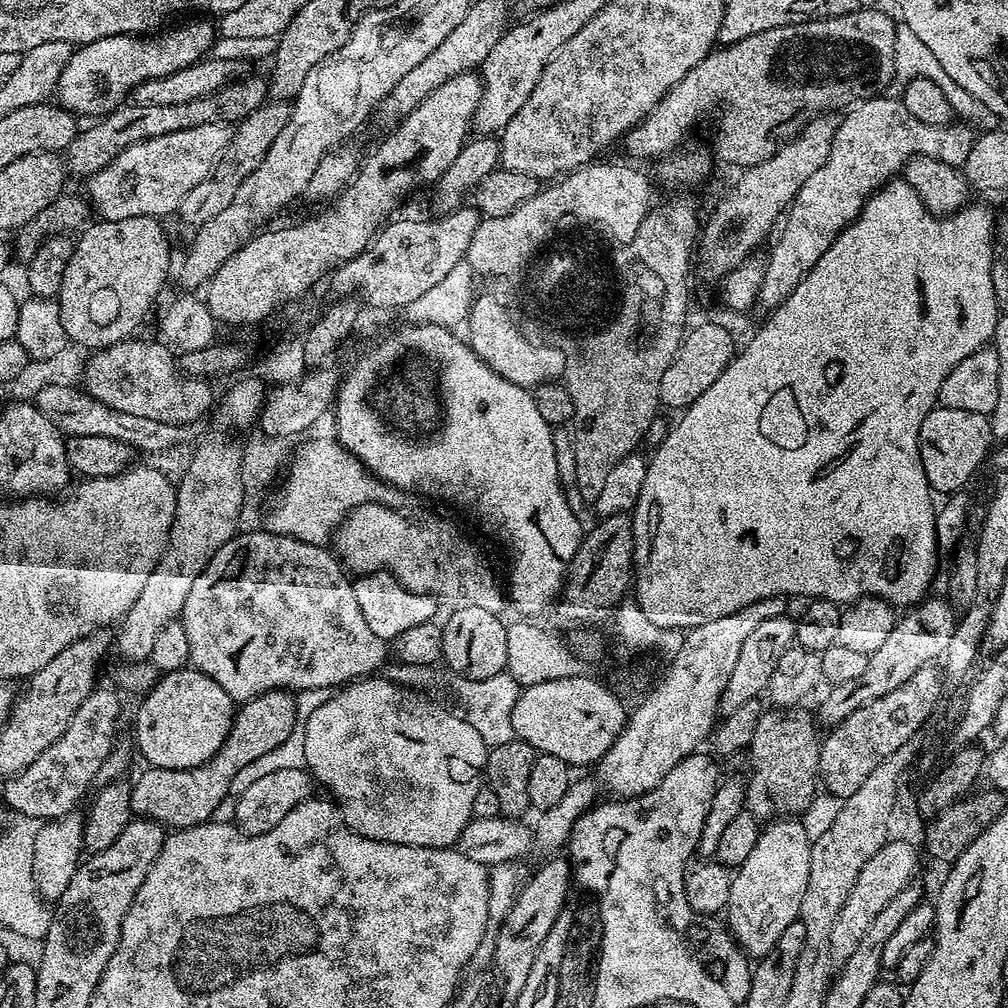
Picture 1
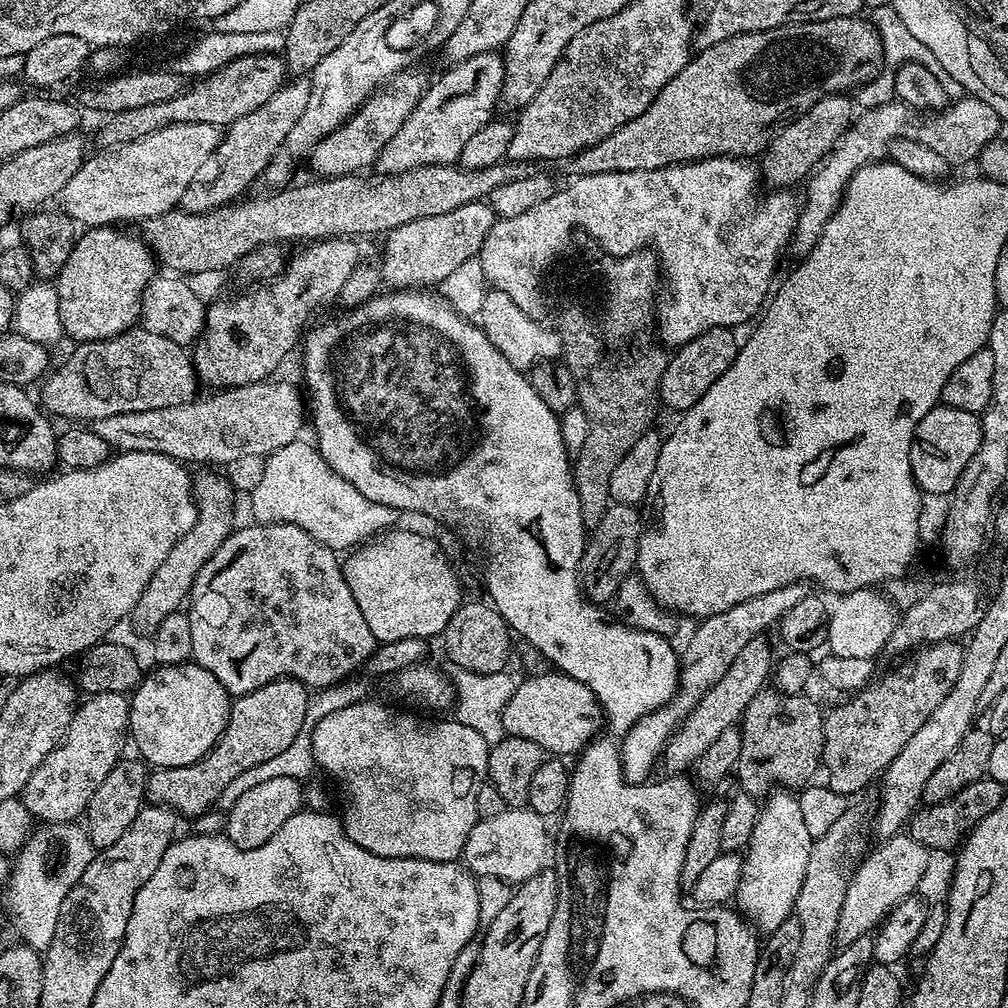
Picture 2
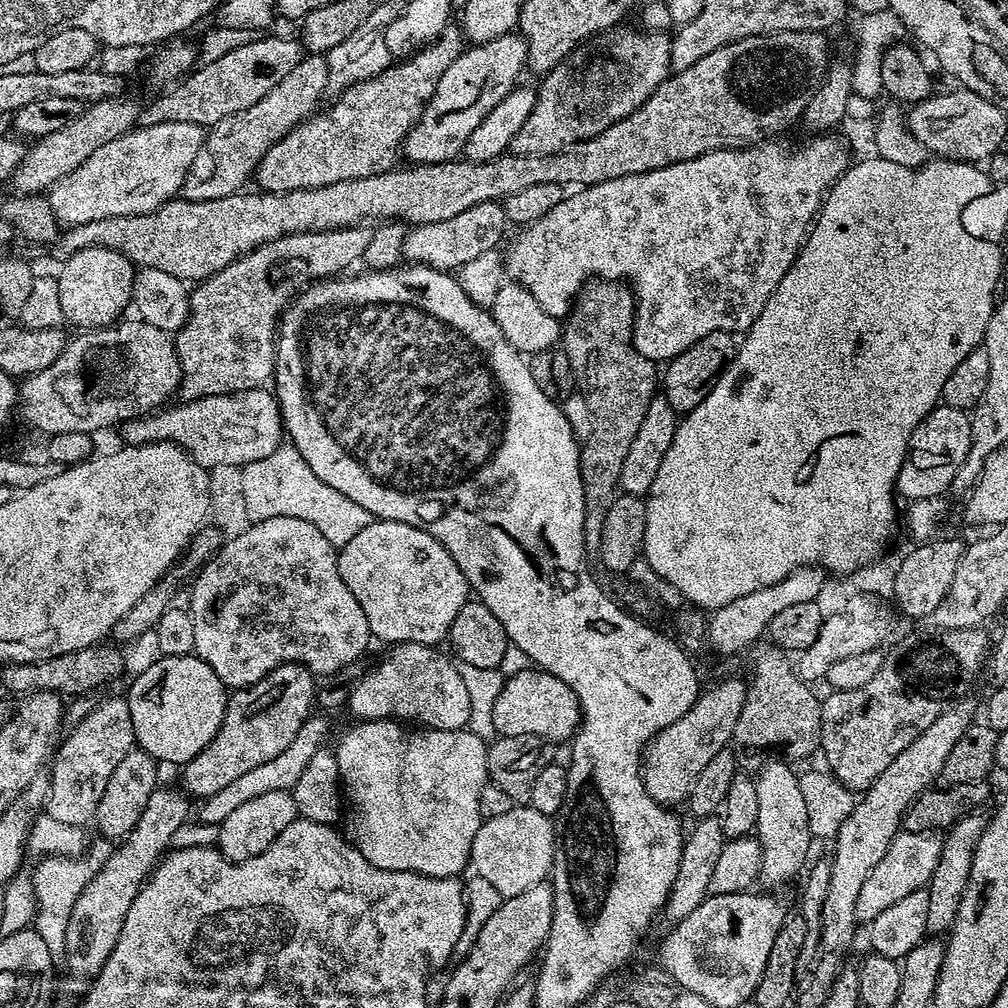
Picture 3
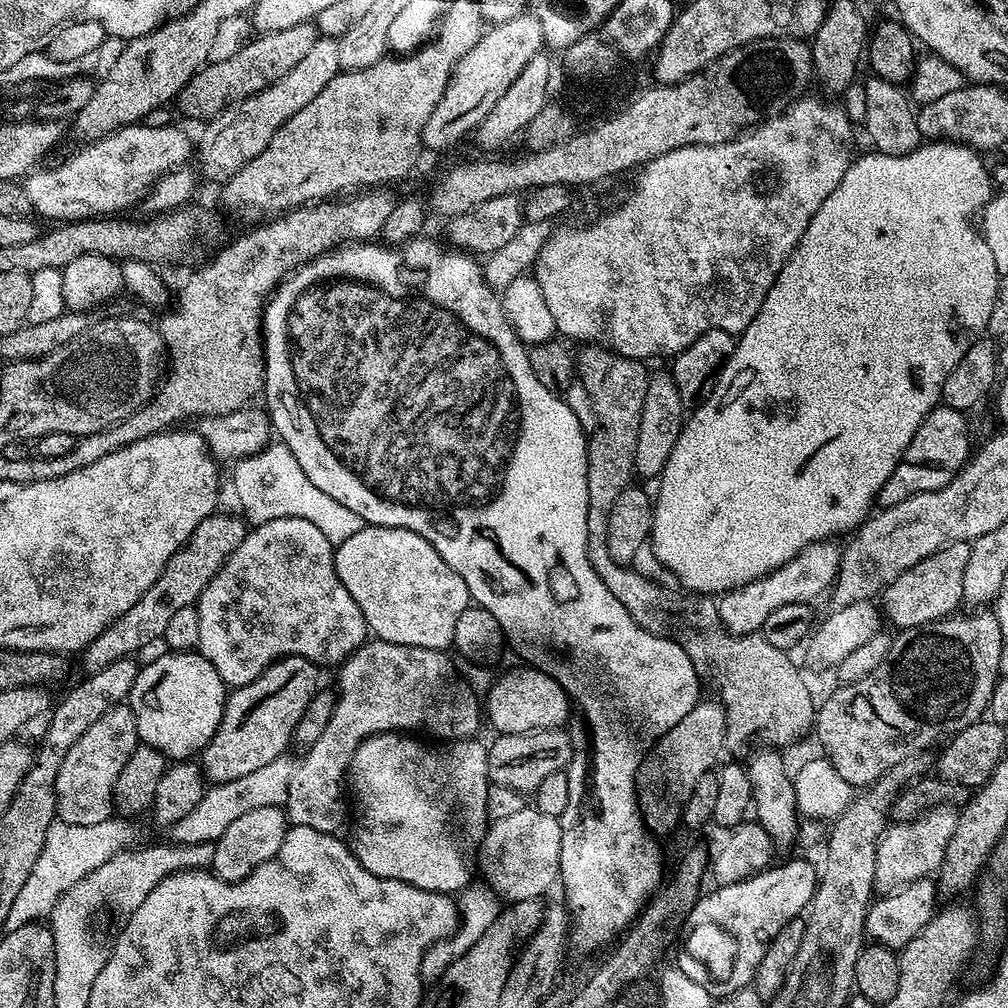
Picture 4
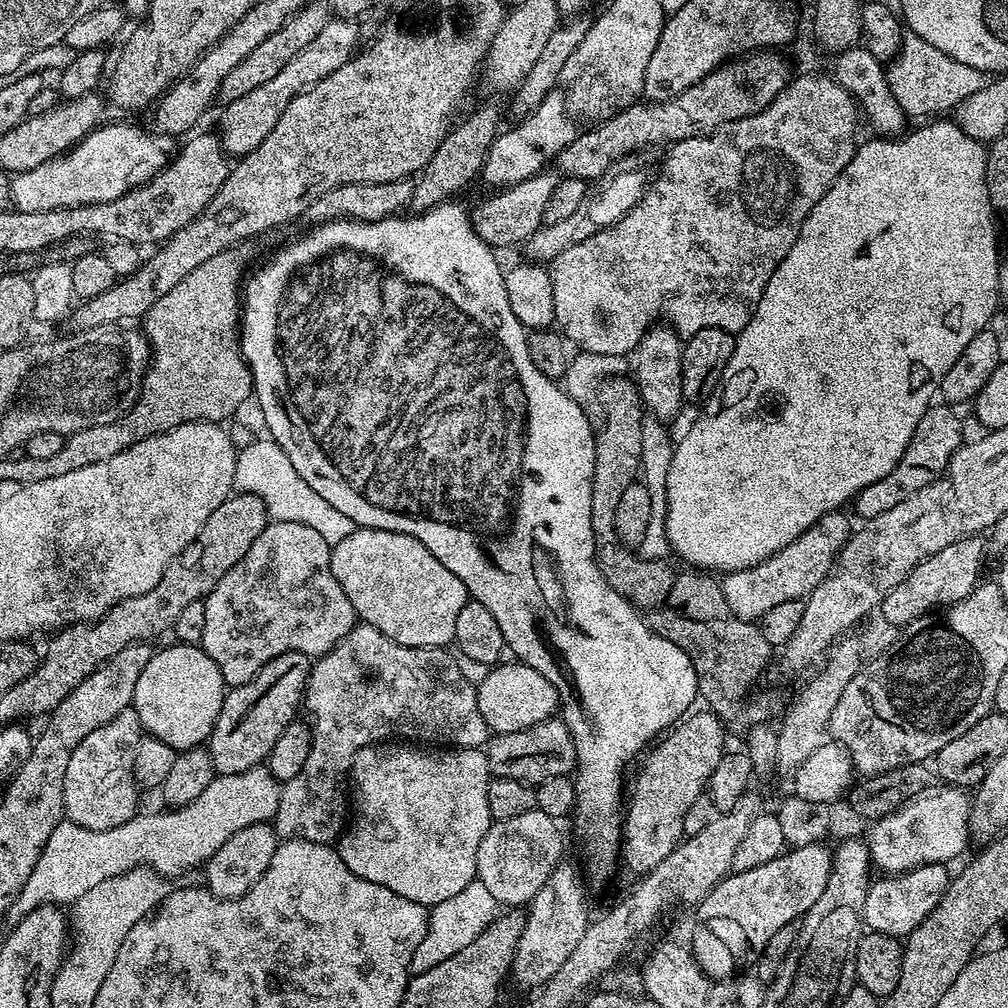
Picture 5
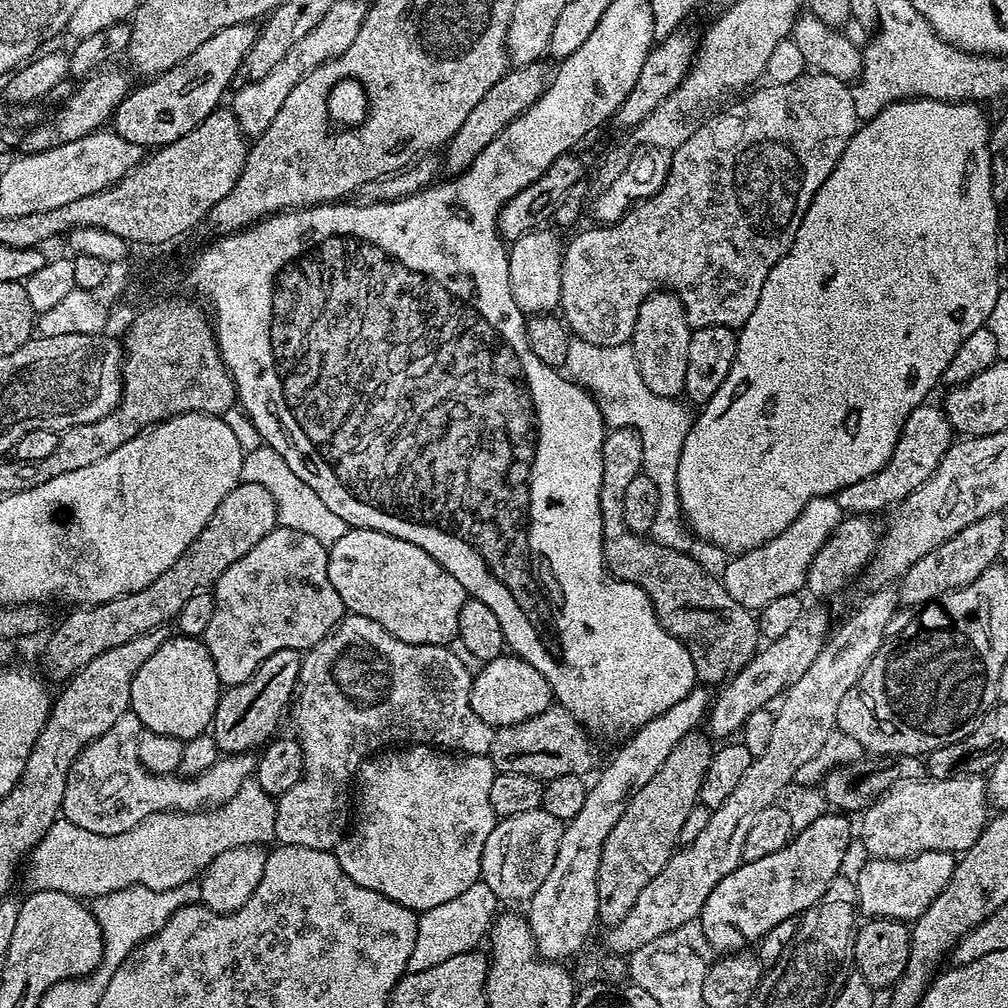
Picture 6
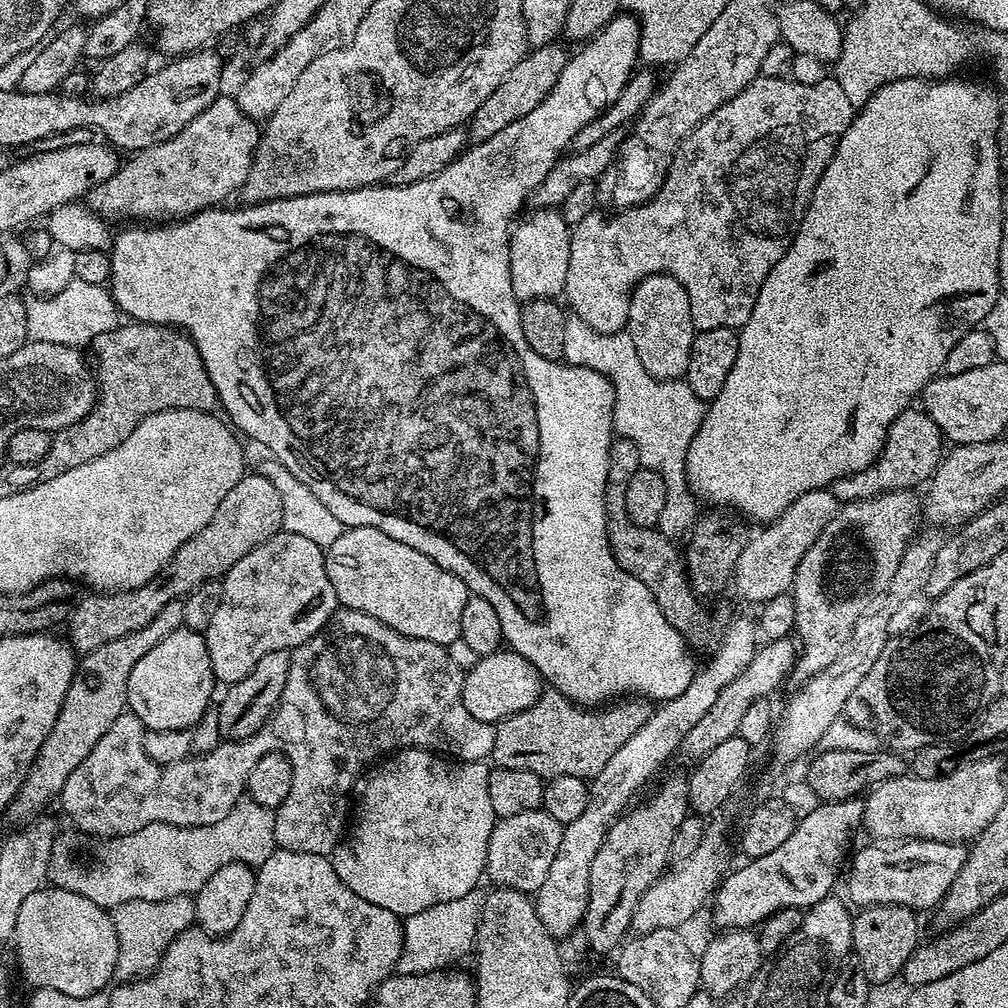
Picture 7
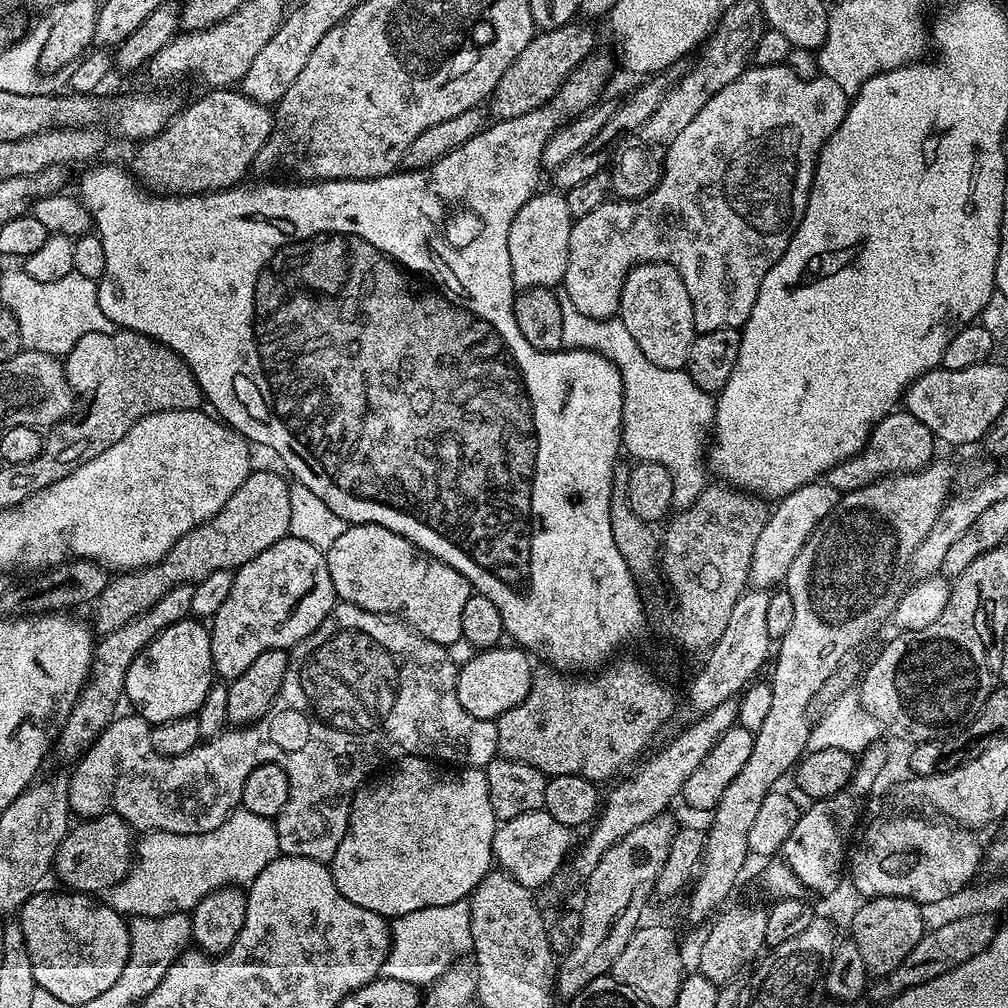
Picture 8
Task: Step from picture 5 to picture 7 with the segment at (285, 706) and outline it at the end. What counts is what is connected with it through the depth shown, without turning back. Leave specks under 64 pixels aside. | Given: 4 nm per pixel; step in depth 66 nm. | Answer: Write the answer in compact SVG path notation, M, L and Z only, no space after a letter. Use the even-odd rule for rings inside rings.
M274 650L270 654L262 654L262 659L254 665L254 670L250 670L250 674L246 674L246 678L242 678L242 682L234 682L227 685L224 701L218 704L220 713L218 714L218 726L220 734L224 740L245 740L250 738L260 727L268 723L268 719L272 717L272 713L276 711L280 704L280 695L282 690L286 690L286 678L290 675L290 662L292 654L289 650Z

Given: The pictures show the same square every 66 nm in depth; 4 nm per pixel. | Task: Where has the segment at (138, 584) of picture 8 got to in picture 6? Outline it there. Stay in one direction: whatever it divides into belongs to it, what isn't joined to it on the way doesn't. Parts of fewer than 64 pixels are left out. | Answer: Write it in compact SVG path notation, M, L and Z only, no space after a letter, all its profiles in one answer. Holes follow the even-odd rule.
M237 484L230 494L226 494L226 498L222 498L202 534L198 534L198 538L186 546L182 558L178 558L178 562L174 562L166 574L146 586L146 590L138 590L110 602L77 607L69 611L72 613L60 625L57 623L47 633L43 668L47 679L67 682L75 672L82 670L82 666L94 662L98 654L114 650L114 646L122 646L122 642L130 642L130 638L138 638L138 634L146 634L163 624L171 625L190 598L199 592L208 592L218 578L222 578L222 574L226 574L226 570L230 570L230 566L242 558L242 554L254 550L254 546L258 546L258 542L262 542L262 538L266 538L266 534L276 527L276 507L270 490L261 484Z

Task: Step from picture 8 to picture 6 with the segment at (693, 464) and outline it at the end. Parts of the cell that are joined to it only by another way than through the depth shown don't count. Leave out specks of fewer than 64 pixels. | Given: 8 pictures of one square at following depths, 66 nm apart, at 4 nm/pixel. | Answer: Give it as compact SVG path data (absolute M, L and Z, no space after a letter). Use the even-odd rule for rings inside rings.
M572 338L569 342L569 350L566 353L566 362L563 371L582 388L587 388L600 403L600 413L608 422L636 422L632 420L644 420L642 435L644 437L644 466L643 475L654 482L658 489L658 511L654 514L654 526L650 533L653 544L661 544L670 550L691 553L694 537L681 513L680 499L678 498L678 458L682 454L682 442L686 442L686 434L692 428L693 413L688 413L687 403L679 404L679 399L671 396L660 396L646 382L642 382L642 370L638 370L638 358L634 358L634 350L631 343L618 346L594 346L594 342L577 340Z

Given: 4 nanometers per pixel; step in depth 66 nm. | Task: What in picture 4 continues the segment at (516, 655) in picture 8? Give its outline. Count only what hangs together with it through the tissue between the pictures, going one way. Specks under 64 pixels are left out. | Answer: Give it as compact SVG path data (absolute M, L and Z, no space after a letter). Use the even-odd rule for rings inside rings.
M519 667L493 679L492 687L486 693L487 723L489 720L500 734L522 734L567 725L570 720L570 701L562 685L541 668Z

